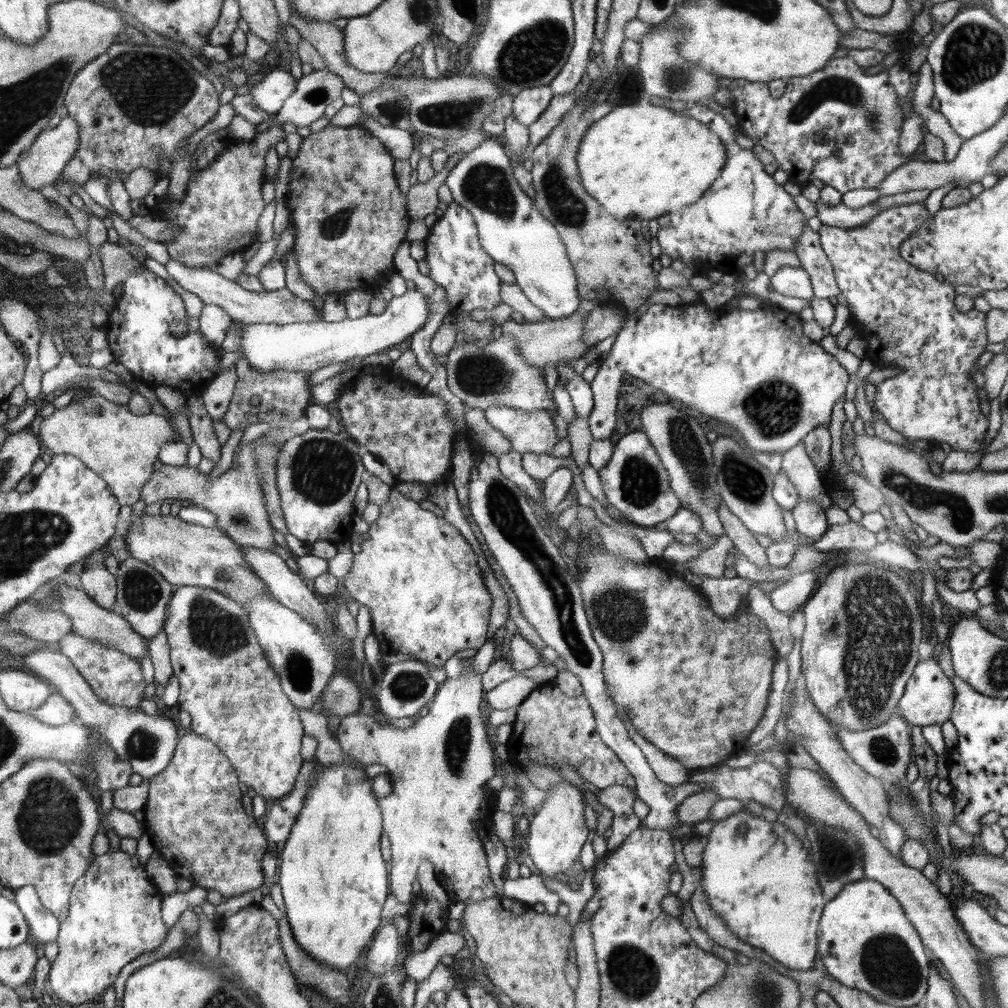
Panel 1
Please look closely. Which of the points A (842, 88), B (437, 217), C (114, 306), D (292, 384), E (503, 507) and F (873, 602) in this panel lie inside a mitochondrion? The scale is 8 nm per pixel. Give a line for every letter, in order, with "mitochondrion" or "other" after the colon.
A: mitochondrion
B: other
C: other
D: other
E: mitochondrion
F: mitochondrion

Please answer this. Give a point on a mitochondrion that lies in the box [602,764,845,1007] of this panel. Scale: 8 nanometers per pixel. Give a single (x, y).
(634, 974)

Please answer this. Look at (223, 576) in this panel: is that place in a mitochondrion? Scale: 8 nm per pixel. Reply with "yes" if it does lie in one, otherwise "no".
yes

